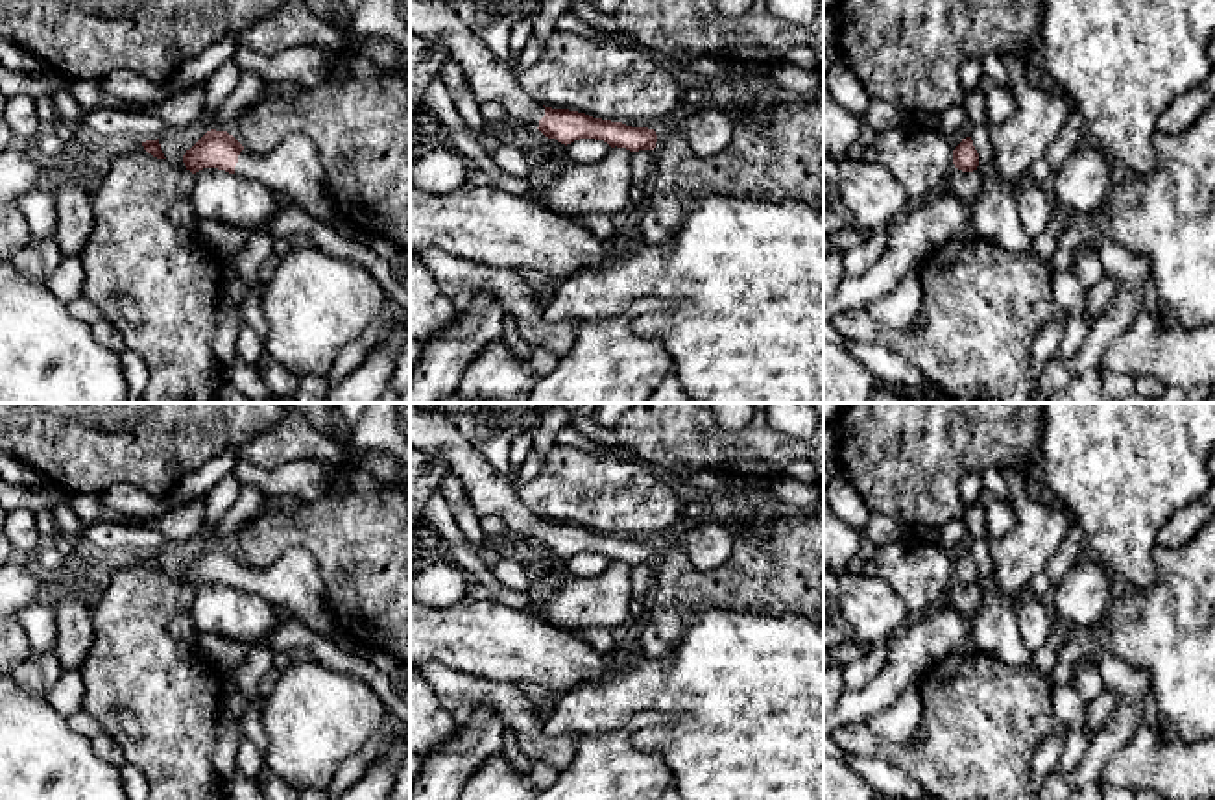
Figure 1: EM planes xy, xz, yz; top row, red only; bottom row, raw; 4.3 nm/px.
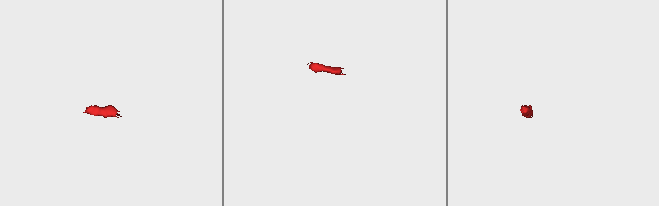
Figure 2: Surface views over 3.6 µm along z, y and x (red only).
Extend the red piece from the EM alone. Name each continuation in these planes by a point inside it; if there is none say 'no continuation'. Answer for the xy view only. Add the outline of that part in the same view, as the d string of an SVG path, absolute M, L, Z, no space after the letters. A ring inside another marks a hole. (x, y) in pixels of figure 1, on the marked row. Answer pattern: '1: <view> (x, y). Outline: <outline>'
1: xy (294, 167). Outline: M292 133L268 153L253 153L244 148L235 174L257 179L268 188L286 194L307 214L334 227L349 240L362 235L362 229L336 211L327 190L323 163L307 135Z

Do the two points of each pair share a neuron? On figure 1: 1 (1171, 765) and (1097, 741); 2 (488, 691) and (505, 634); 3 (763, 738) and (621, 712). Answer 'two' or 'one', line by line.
1: two
2: two
3: one

